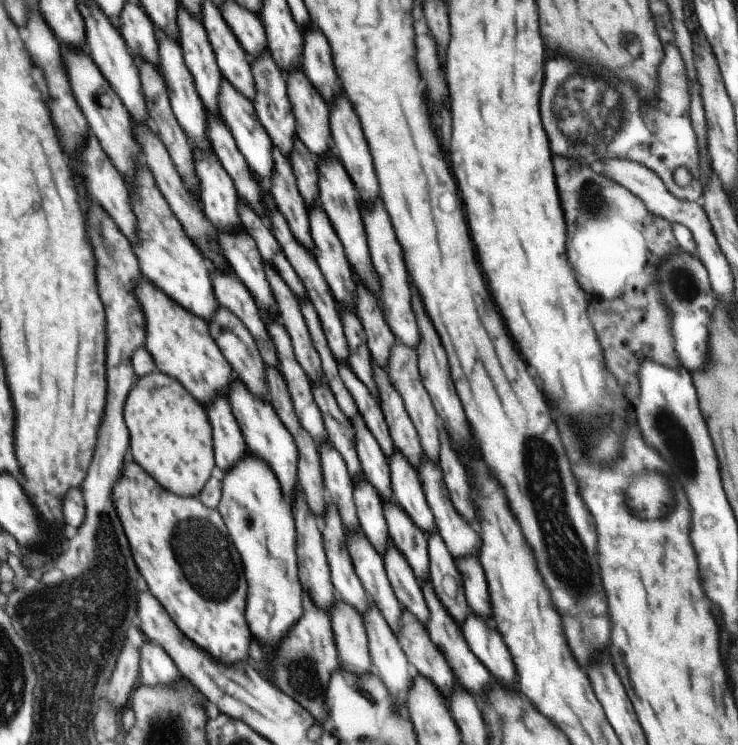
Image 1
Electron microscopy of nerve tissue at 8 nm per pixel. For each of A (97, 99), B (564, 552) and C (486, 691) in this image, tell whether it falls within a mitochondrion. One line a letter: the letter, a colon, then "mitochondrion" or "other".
A: other
B: mitochondrion
C: other

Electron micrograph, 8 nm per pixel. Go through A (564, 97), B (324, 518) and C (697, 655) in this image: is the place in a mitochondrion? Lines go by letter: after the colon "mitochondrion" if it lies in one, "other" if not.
A: mitochondrion
B: other
C: other

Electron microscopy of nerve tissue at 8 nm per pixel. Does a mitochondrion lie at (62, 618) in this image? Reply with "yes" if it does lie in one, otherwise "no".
yes

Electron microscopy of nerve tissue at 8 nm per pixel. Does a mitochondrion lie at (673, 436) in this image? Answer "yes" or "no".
yes

